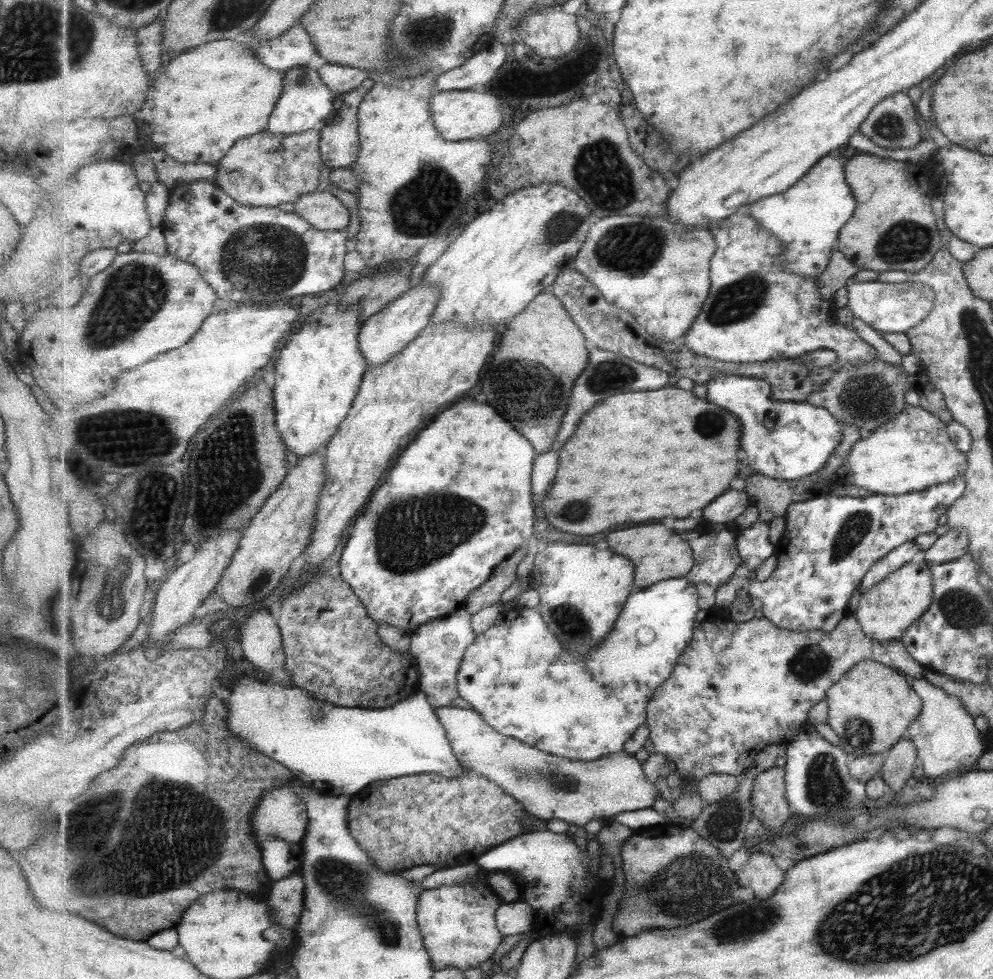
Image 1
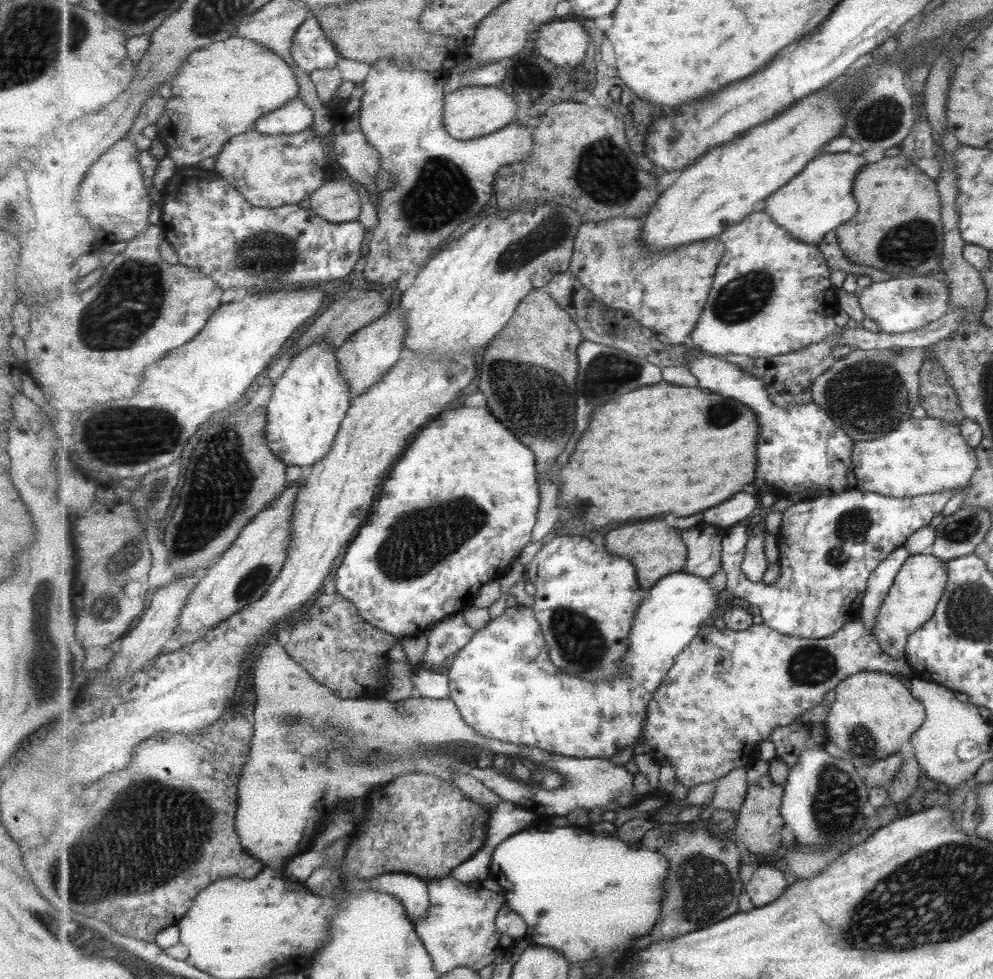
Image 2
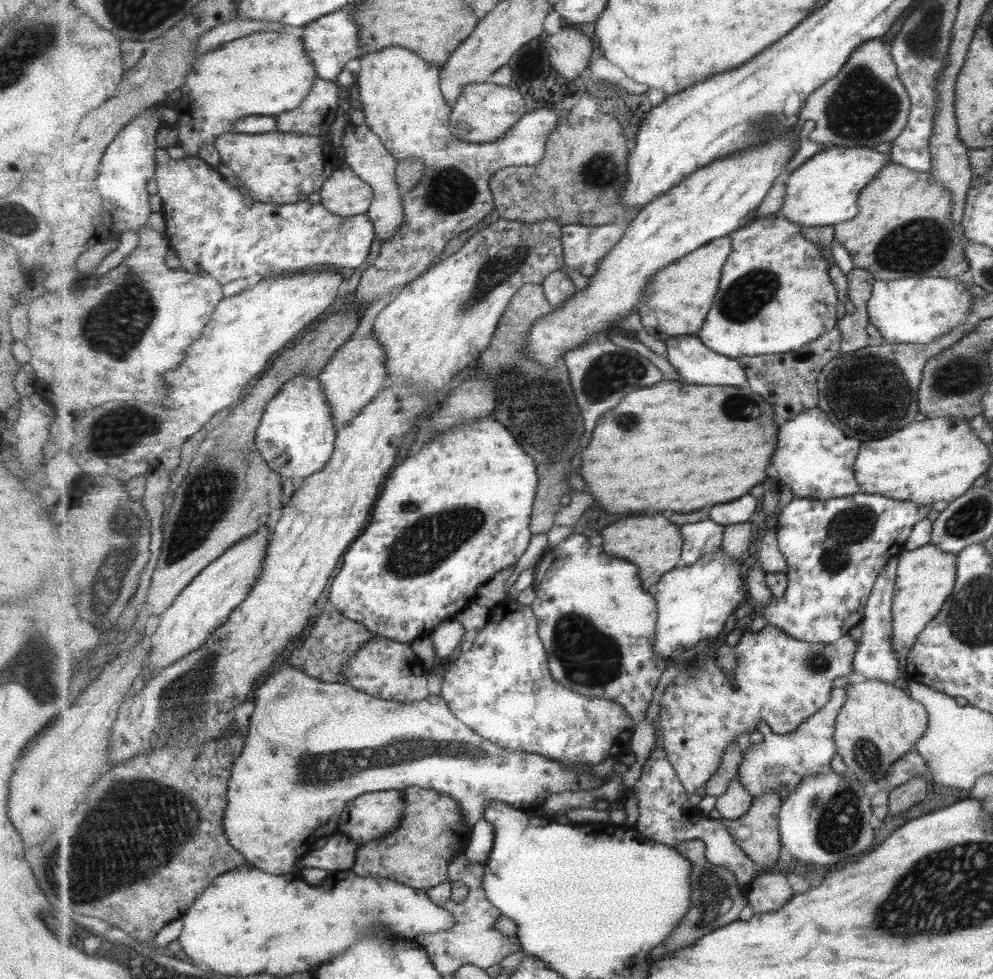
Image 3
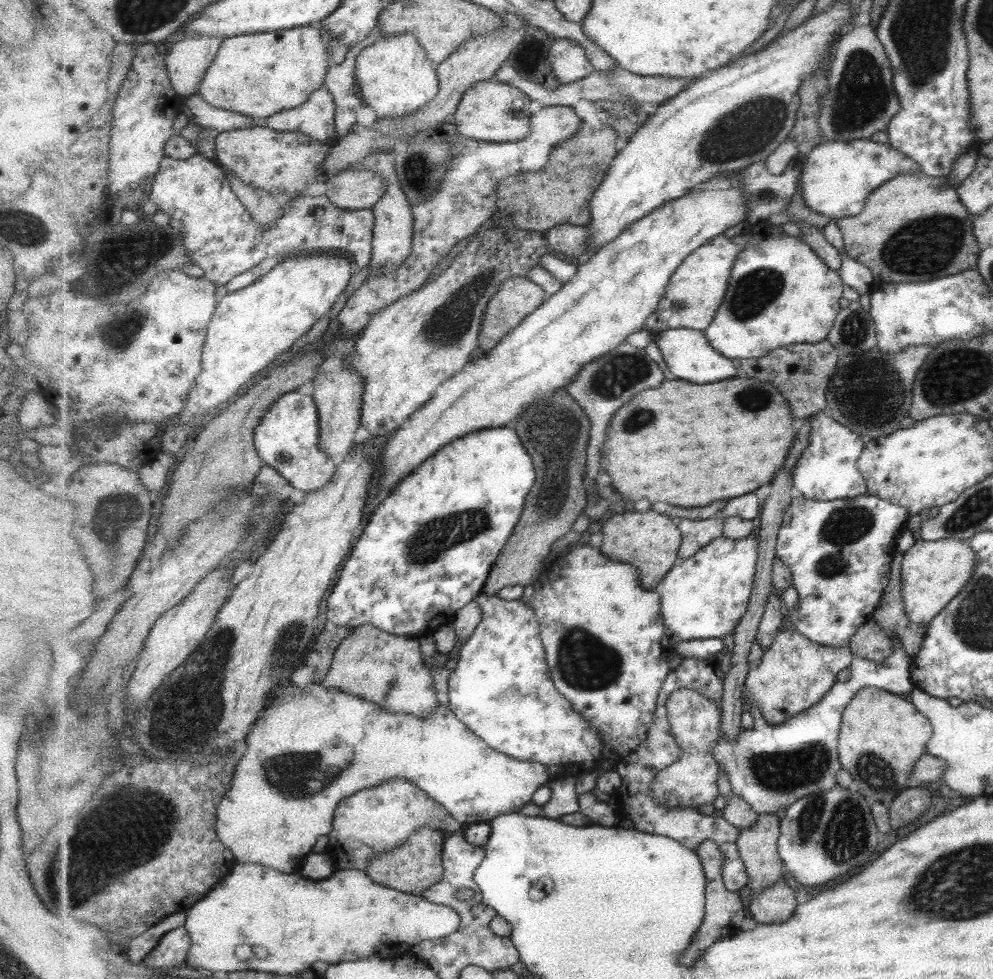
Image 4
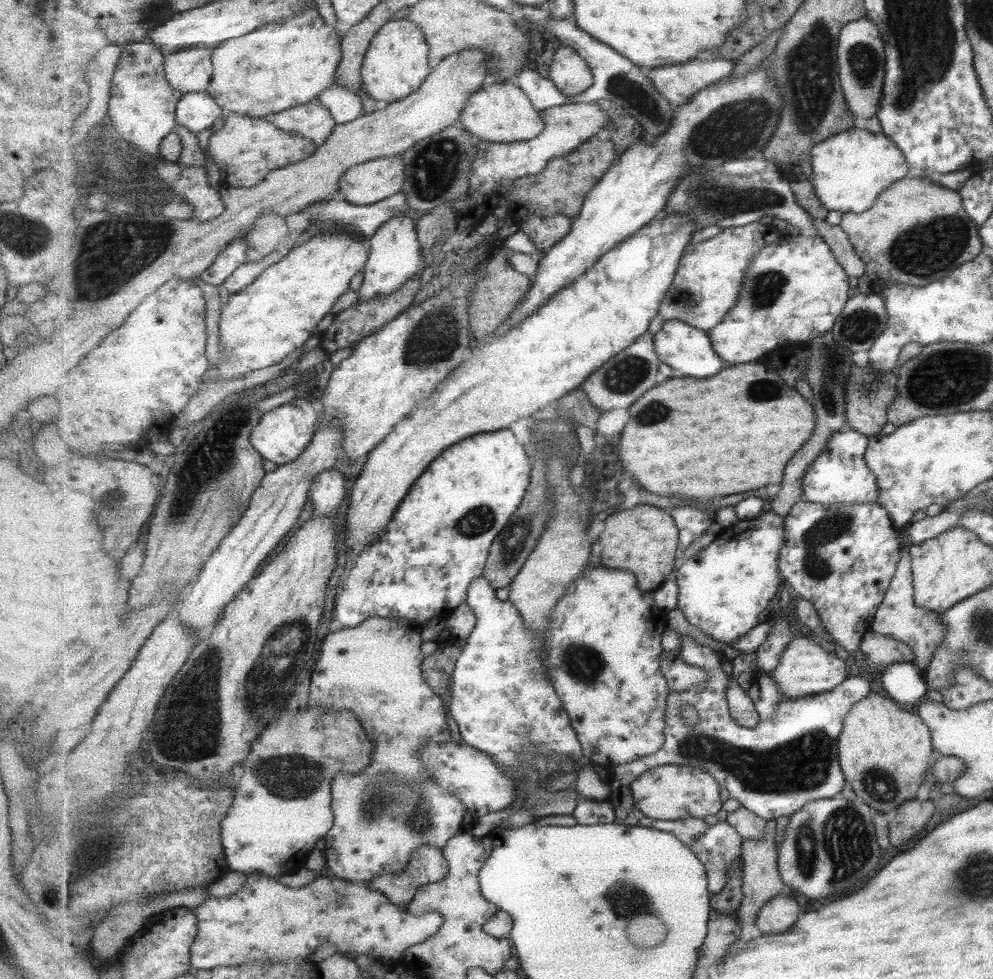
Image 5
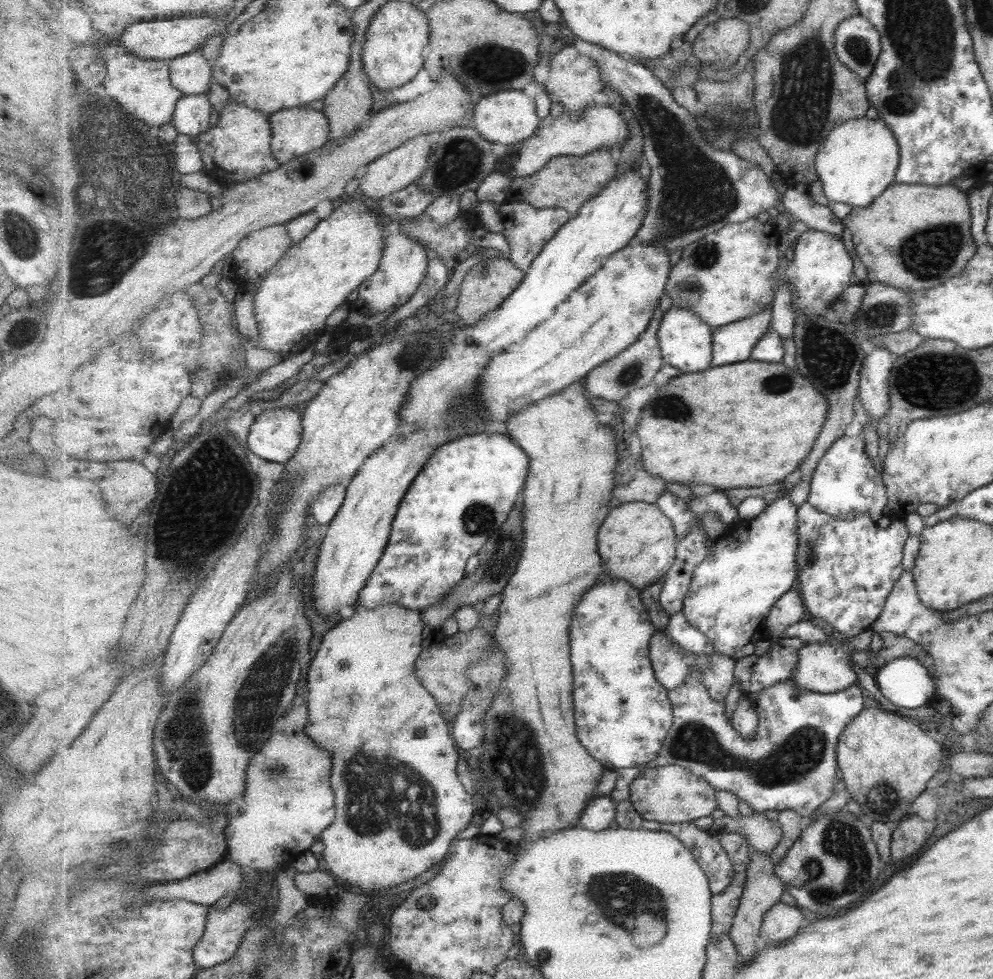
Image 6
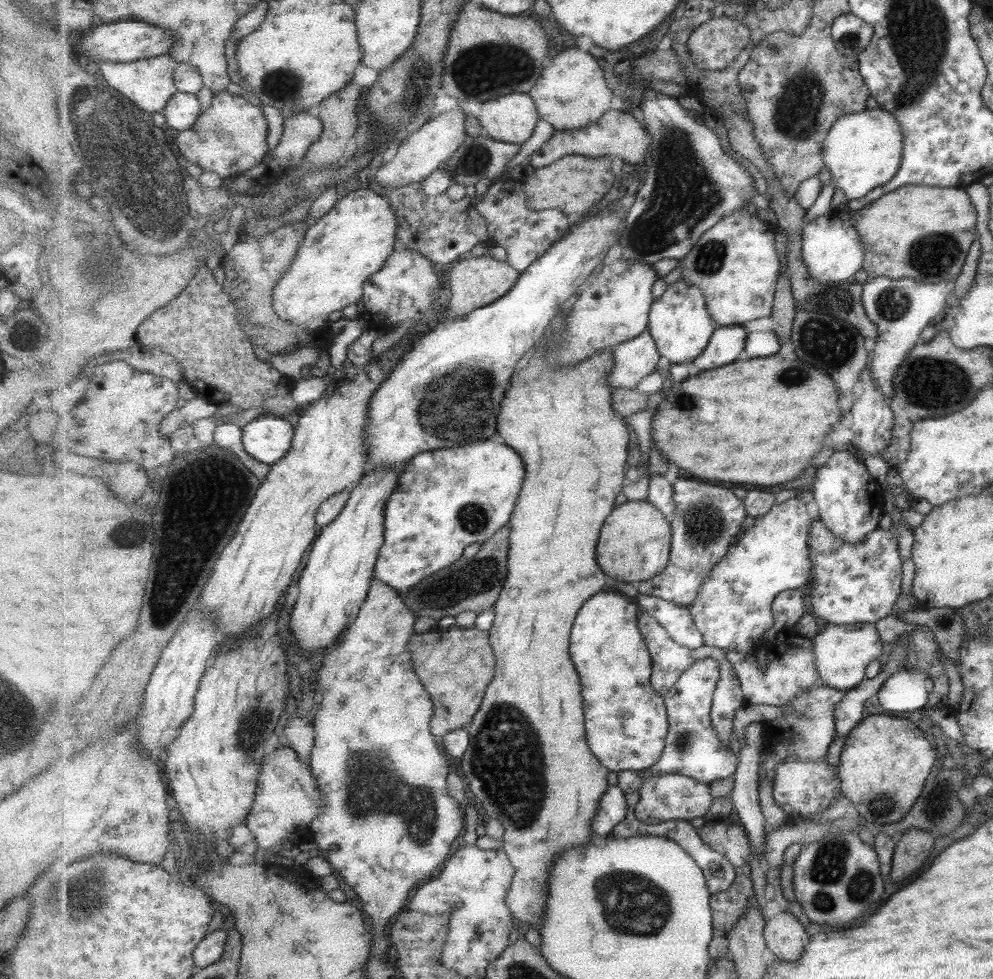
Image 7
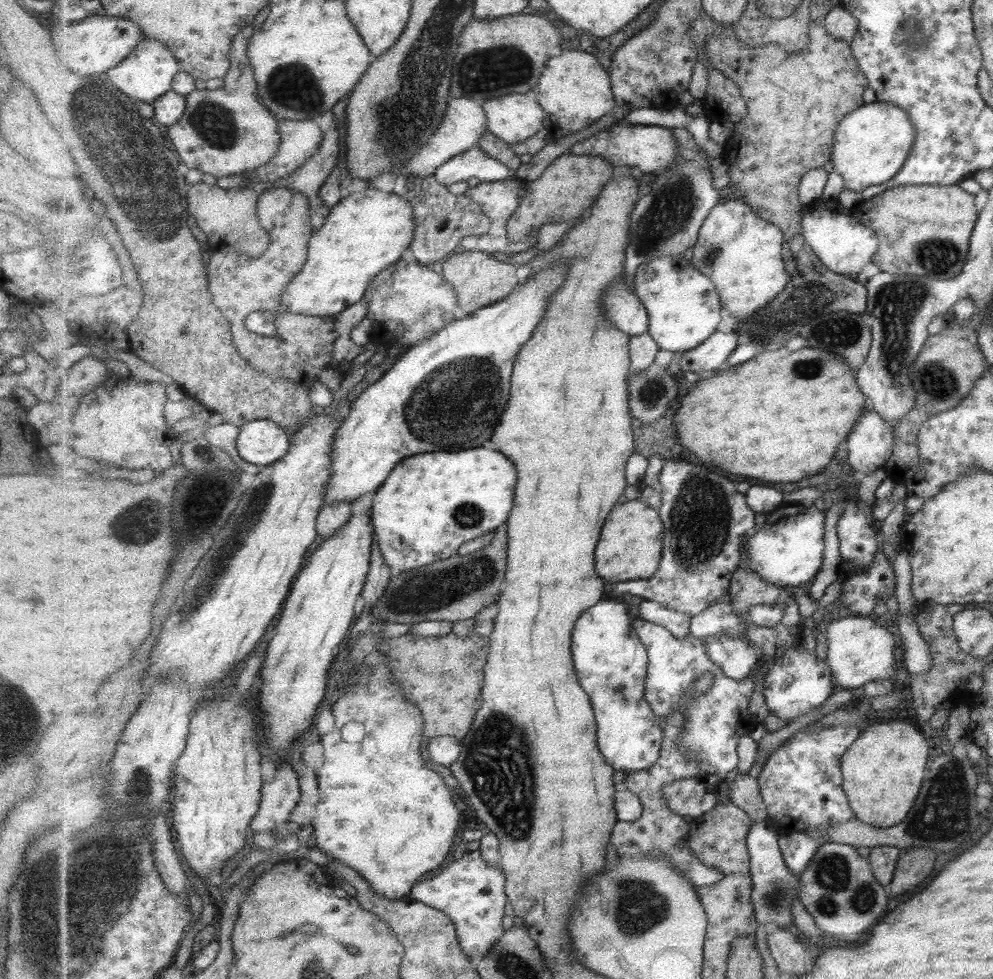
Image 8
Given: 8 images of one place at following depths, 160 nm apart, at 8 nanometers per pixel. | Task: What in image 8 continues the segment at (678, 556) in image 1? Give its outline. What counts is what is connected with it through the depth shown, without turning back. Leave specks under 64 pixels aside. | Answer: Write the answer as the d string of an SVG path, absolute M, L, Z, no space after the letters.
M632 500L617 504L611 516L607 518L607 524L599 530L603 538L597 548L599 576L611 582L652 578L658 572L657 568L663 558L663 524L658 509L646 502Z

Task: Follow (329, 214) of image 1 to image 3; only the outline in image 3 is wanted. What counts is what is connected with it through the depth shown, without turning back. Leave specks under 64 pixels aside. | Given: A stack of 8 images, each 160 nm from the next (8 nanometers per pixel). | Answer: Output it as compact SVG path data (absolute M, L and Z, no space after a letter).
M349 167L330 172L320 194L320 204L343 217L368 214L375 198L374 188Z

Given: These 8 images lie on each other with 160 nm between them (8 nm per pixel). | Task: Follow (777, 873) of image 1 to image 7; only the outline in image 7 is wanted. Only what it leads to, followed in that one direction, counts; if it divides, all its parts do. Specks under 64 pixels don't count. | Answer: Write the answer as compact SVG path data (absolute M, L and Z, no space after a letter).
M788 911L776 914L767 920L766 945L781 961L801 960L811 936L803 924Z

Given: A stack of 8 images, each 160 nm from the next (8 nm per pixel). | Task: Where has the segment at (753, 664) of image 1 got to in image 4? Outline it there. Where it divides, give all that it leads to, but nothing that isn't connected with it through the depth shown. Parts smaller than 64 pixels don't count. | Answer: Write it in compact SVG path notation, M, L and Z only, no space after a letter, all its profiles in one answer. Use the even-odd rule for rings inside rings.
M783 628L776 634L770 649L762 649L760 664L750 669L744 697L750 706L757 703L767 722L772 725L785 723L818 703L834 688L839 672L849 668L855 659L849 646L837 648L822 645L795 628ZM681 688L670 694L666 701L668 719L678 744L684 750L680 760L660 771L652 786L653 798L660 804L671 804L682 810L696 810L703 804L714 804L719 797L720 764L714 757L714 746L723 734L722 709L699 691Z

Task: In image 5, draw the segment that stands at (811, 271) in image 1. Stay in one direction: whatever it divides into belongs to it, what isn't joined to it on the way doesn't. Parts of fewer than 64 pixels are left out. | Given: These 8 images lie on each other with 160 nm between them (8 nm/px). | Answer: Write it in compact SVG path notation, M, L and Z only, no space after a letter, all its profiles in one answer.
M855 127L817 145L812 150L814 176L812 183L821 199L821 204L829 211L843 214L861 214L874 207L875 199L890 184L906 176L909 163L889 138L871 134L863 127Z

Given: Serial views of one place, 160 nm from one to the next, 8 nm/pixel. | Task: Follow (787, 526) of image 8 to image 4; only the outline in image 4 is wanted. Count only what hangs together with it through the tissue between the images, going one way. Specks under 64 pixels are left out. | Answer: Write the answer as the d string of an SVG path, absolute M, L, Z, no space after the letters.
M751 533L745 538L735 540L725 535L716 538L699 550L693 558L678 562L664 582L656 589L662 596L662 612L667 634L671 637L672 648L681 640L697 640L697 638L725 638L730 632L734 634L743 617L750 608L750 600L754 594L755 577L758 572L760 534Z

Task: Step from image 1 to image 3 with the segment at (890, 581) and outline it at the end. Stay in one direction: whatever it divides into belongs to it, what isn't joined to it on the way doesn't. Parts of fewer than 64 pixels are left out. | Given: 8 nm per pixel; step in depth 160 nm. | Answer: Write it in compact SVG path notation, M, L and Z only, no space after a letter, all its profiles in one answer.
M925 544L915 550L902 549L897 555L897 579L894 581L894 600L891 608L893 648L898 656L898 667L903 678L907 675L907 656L914 646L915 639L942 609L954 589L957 579L957 561L955 555L942 552L934 545Z

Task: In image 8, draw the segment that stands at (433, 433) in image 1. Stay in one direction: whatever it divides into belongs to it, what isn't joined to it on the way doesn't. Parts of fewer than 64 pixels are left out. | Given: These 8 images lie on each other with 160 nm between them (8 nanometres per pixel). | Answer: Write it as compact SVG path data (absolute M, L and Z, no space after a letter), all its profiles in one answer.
M487 448L465 452L427 452L403 459L373 497L372 524L392 575L427 567L458 554L468 540L493 532L507 522L514 507L518 469L510 457Z

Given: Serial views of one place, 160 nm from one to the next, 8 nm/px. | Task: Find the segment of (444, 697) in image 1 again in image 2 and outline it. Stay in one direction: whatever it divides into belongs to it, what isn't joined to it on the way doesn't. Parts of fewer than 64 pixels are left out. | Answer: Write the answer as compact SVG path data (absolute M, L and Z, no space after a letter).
M464 612L447 616L441 622L433 625L427 632L429 648L425 668L433 669L443 666L445 660L456 656L455 654L473 640L476 631L465 621Z

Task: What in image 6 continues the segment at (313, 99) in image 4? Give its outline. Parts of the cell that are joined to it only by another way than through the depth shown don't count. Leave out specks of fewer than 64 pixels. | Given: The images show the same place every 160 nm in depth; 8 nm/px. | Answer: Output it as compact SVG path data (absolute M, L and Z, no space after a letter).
M296 107L277 111L269 115L269 119L274 134L272 140L274 157L281 165L293 160L295 157L309 154L329 143L331 136L330 119L324 111Z

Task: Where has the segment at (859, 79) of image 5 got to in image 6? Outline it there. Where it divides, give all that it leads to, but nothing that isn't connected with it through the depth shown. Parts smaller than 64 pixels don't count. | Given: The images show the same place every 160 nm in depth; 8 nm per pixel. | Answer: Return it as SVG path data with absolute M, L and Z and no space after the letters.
M861 14L845 19L836 32L836 51L843 64L865 82L881 52L880 33Z

